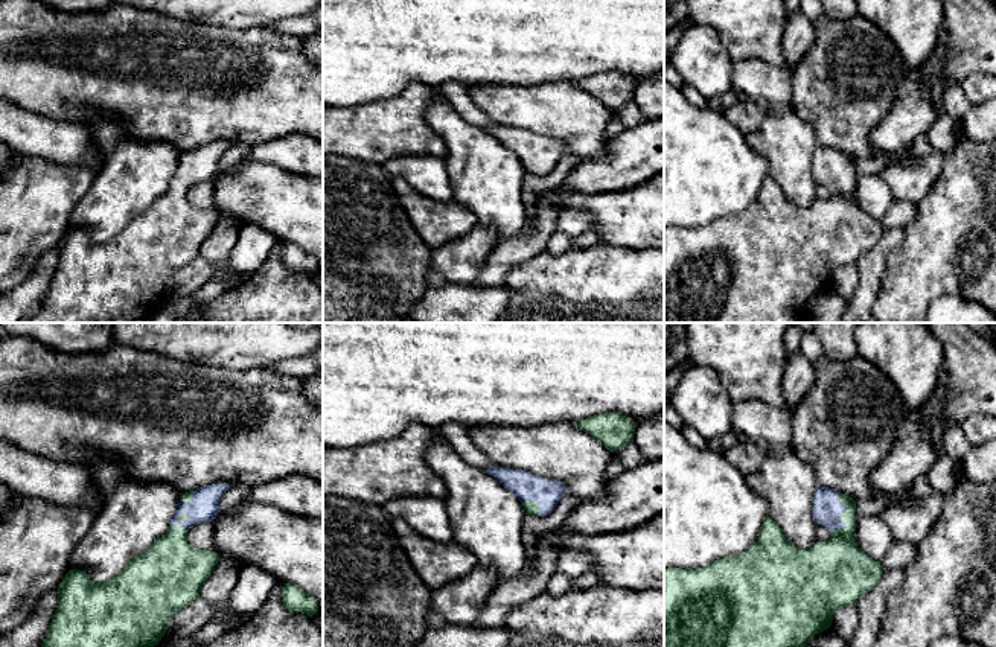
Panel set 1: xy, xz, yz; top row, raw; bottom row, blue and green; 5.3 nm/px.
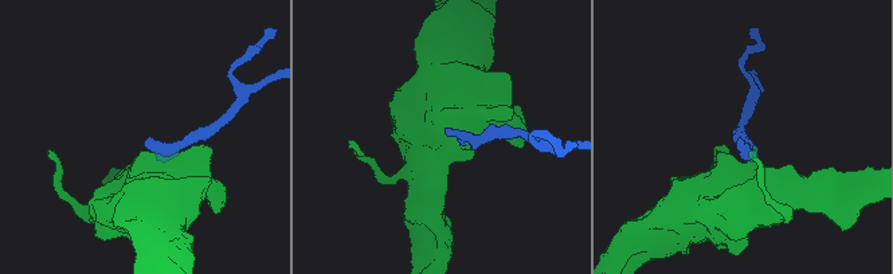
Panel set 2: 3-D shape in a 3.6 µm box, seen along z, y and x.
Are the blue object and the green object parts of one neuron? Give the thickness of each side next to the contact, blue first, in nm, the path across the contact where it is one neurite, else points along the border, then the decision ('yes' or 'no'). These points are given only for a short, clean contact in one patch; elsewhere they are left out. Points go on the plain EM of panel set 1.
150 nm thick on the blue side, 280 nm on the other; runs through yz (827, 166), (838, 175), (844, 181), (838, 223); yes

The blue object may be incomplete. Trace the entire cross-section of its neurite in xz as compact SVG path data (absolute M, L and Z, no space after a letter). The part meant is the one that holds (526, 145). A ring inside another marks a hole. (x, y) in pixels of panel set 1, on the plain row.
M496 125L486 131L521 160L525 174L548 175L567 152L563 142L519 128Z

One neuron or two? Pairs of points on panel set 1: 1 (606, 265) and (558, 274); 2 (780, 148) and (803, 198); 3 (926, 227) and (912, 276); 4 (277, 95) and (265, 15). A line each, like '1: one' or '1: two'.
1: one
2: one
3: one
4: two

